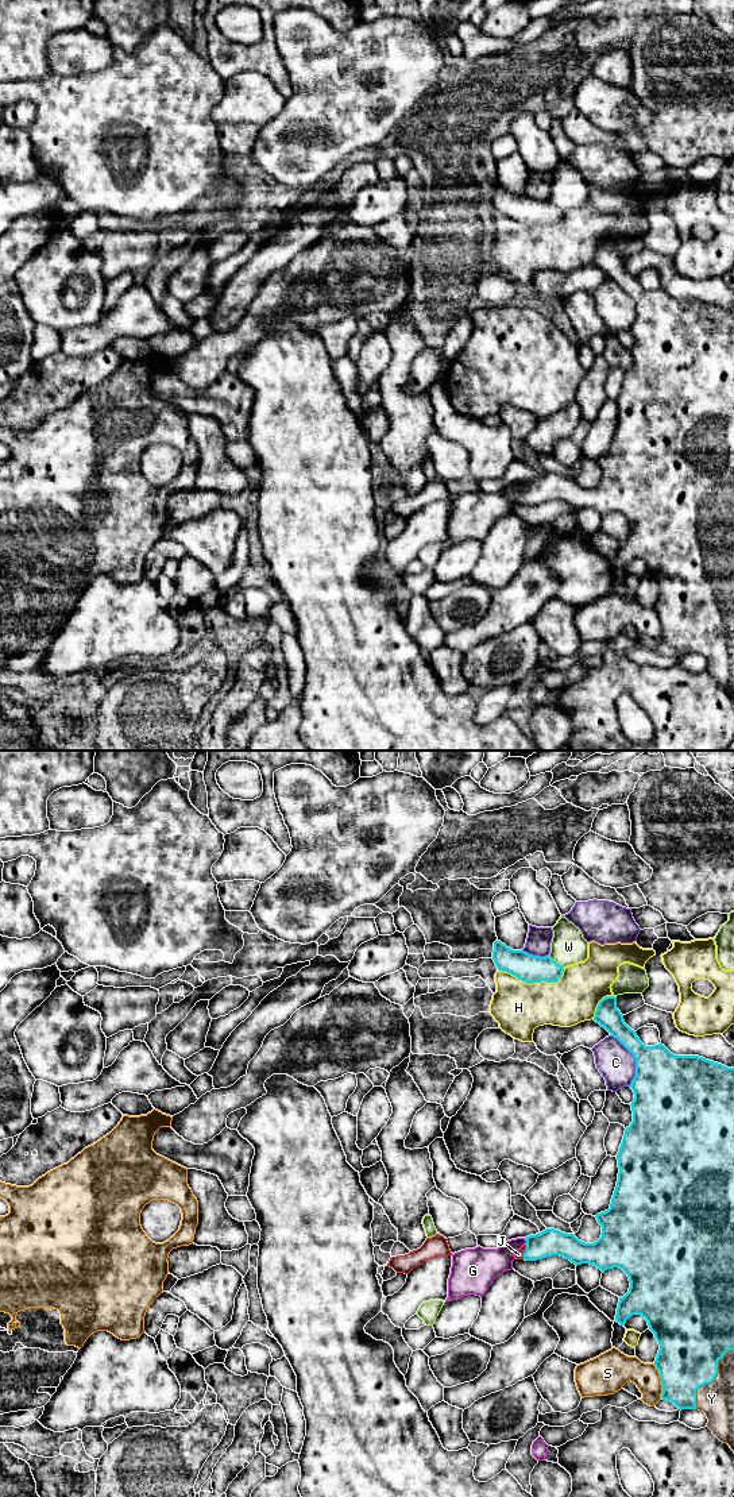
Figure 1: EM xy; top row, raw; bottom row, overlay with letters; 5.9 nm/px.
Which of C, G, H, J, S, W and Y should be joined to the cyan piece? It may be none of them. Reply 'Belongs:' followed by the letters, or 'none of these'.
Belongs: J, Y

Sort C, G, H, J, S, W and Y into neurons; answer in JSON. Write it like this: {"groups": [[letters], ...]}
{"groups": [["C"], ["G"], ["H"], ["J", "Y"], ["S"], ["W"]]}

